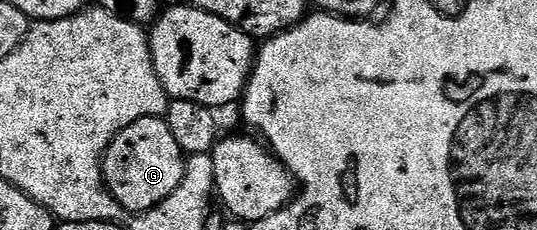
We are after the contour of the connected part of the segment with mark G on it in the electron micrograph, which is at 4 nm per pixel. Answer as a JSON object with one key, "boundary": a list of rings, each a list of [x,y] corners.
{"boundary":[[[145,117],[124,127],[106,148],[102,179],[105,188],[122,204],[127,214],[147,213],[168,199],[168,195],[177,193],[182,182],[187,180],[186,161],[187,154],[183,153],[180,143],[176,143],[172,131],[168,131],[168,123],[160,117]]]}

